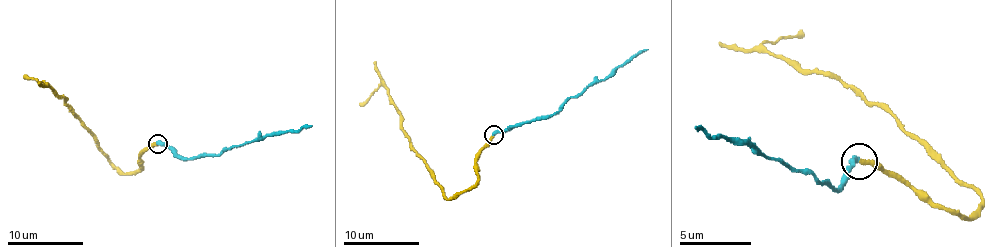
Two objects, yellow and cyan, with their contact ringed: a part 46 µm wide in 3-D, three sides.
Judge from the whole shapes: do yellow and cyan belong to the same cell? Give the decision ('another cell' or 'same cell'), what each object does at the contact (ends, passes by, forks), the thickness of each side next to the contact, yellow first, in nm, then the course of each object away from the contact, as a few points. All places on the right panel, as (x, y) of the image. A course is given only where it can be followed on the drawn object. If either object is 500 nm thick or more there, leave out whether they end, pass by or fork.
same cell; yellow ends there; cyan ends there; 320 nm thick on the yellow side, 420 nm on the other; yellow runs (858, 160), (956, 214), (970, 217), (981, 199), (884, 109), (833, 77), (772, 55), (765, 41), (804, 34); cyan runs (858, 160), (837, 188), (822, 185), (786, 163), (729, 138), (696, 127)

